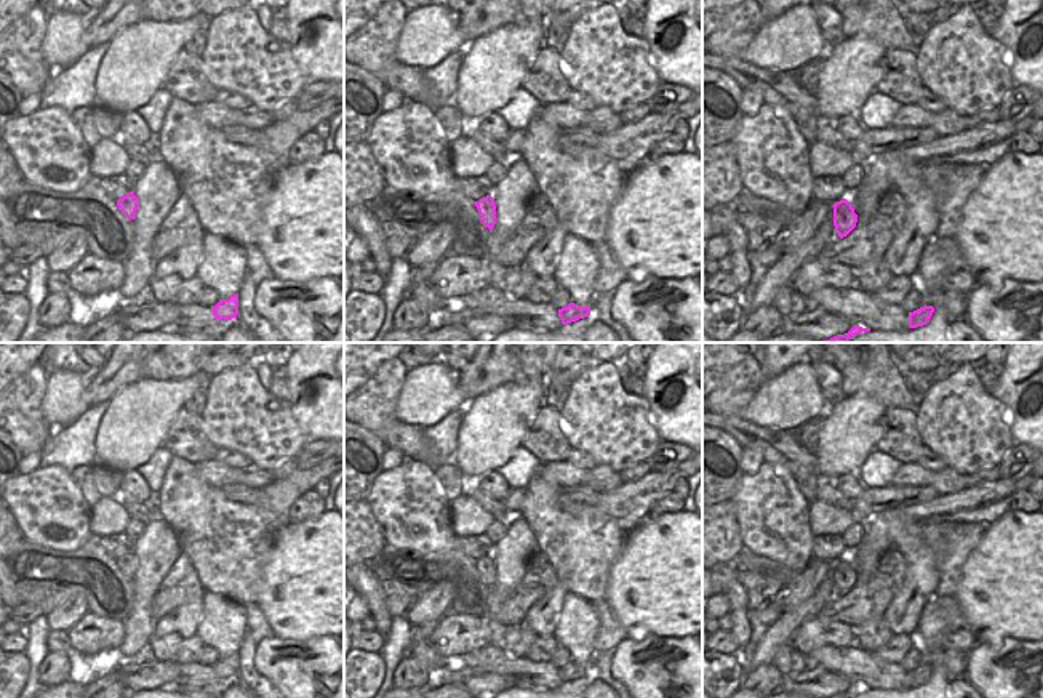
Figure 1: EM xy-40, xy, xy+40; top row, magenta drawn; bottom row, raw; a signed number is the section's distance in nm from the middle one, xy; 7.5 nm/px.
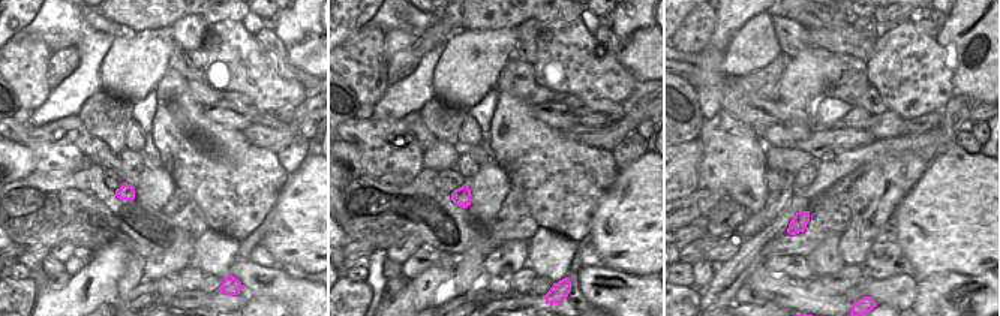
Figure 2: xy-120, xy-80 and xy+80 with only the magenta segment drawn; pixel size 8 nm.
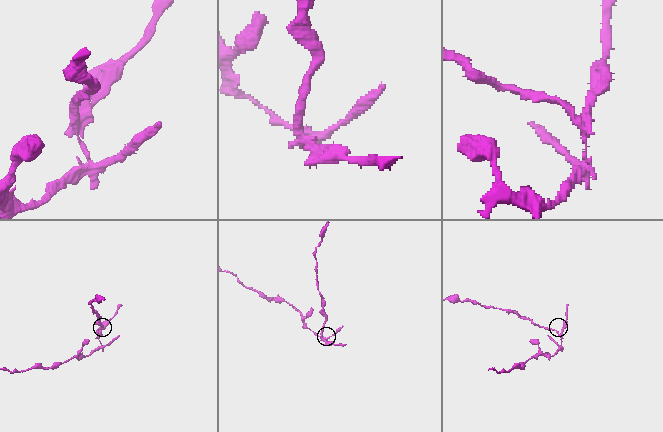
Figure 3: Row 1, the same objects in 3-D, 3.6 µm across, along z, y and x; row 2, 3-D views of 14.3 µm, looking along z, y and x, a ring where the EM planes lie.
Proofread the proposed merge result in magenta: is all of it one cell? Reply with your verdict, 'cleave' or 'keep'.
cleave

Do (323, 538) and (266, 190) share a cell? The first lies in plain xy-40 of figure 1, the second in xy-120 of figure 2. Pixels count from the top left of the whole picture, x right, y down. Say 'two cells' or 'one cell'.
two cells

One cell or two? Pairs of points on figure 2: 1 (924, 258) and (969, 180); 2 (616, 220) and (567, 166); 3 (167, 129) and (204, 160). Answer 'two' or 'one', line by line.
1: one
2: two
3: one

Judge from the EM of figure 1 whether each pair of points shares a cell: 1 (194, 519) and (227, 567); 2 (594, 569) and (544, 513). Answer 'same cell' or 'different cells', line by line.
1: same cell
2: same cell

